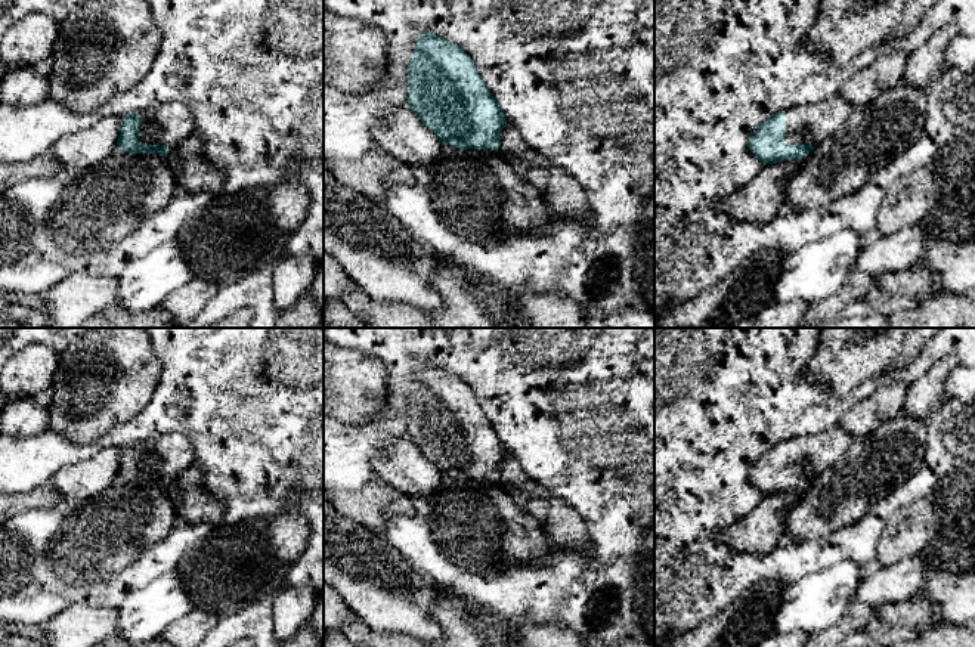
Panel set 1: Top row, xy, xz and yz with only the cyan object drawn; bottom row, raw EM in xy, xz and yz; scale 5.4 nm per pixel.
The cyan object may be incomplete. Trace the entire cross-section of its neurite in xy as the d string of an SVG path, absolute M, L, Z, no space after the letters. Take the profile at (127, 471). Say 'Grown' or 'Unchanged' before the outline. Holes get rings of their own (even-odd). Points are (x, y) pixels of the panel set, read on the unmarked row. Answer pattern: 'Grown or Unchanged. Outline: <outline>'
Grown. Outline: M168 433L123 448L117 479L123 483L165 487L192 465L194 445L183 434Z

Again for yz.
Grown. Outline: M839 424L823 433L795 436L758 456L749 467L748 477L762 496L802 490L842 459L851 442Z

